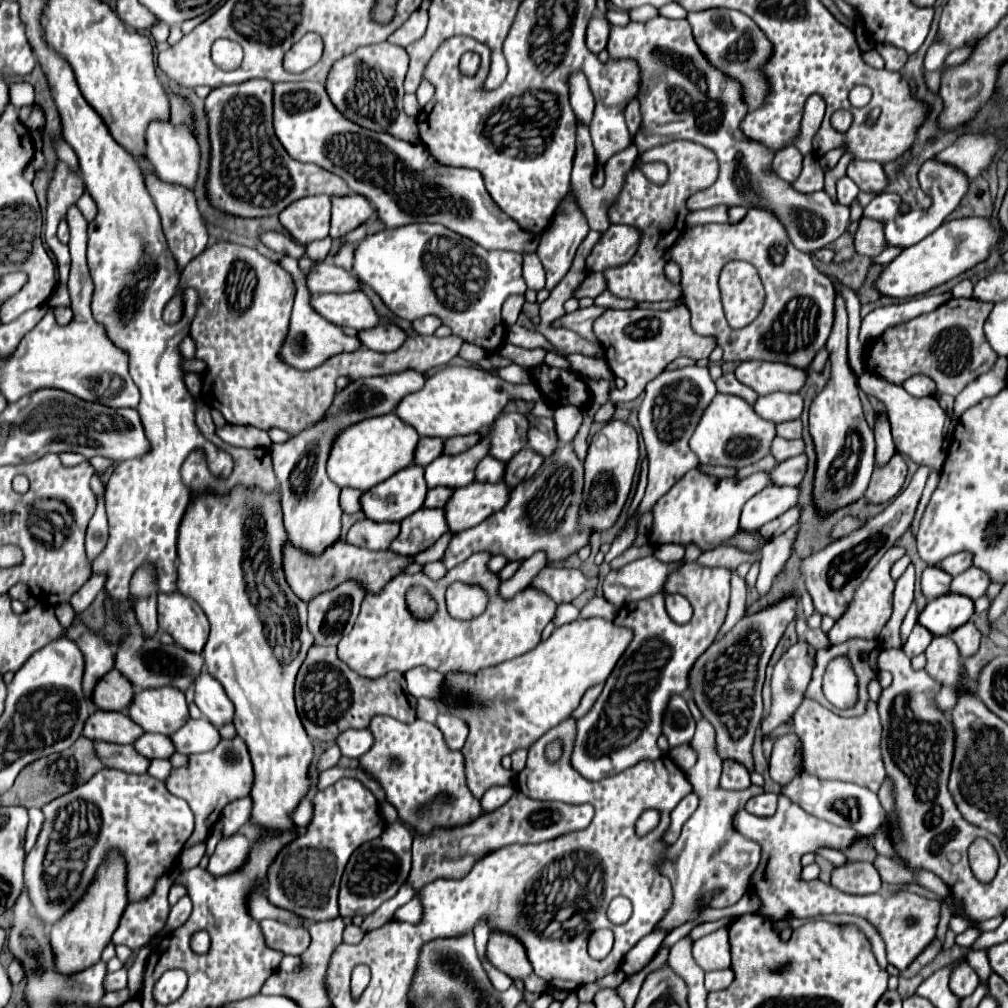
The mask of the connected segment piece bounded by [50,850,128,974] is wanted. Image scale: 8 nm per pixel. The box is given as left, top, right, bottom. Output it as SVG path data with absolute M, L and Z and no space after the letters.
M112 850L112 854L108 854L104 860L104 866L96 870L96 882L88 886L88 894L84 894L84 898L80 898L80 902L72 906L72 910L68 910L68 914L64 914L56 926L52 926L50 944L56 956L56 968L62 974L82 972L100 960L102 950L112 938L112 930L116 930L118 920L128 904L124 874L124 858L120 858L118 850Z

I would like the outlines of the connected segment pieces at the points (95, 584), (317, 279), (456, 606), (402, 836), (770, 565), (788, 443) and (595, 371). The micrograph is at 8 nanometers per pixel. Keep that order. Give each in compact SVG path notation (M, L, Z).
M94 574L76 594L72 594L72 598L68 600L68 604L74 608L76 614L84 612L84 610L92 604L92 600L96 598L96 594L104 588L104 582L106 582L104 576L96 576L96 574Z
M322 262L312 266L312 270L306 274L306 286L310 294L322 294L322 292L350 292L360 290L358 278L346 270L340 270L334 264Z
M456 582L446 592L446 604L448 604L448 612L454 618L470 620L470 618L476 618L476 614L480 614L480 610L486 608L488 596L478 586Z
M388 824L384 834L372 842L362 844L352 858L348 860L348 866L342 876L340 884L340 896L338 896L338 906L340 906L340 916L368 916L372 914L382 902L390 900L396 896L398 888L406 882L410 864L412 864L412 834L400 824Z
M792 526L788 532L780 534L778 538L764 544L762 562L760 562L760 574L758 574L758 582L756 582L758 594L766 594L770 590L774 576L778 574L778 570L790 558L794 536L796 536L796 526Z
M774 438L772 440L770 454L776 458L776 462L798 456L802 452L804 452L804 442L802 440L786 440L786 438Z
M568 354L564 358L568 360L570 368L576 370L576 372L580 372L582 376L592 376L596 380L598 378L610 378L610 380L614 380L614 376L612 376L606 360L594 360L594 358L582 356L582 354Z

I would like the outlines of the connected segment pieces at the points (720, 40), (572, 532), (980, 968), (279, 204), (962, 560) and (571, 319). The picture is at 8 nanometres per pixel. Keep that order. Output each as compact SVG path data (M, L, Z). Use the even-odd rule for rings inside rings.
M718 8L718 10L704 10L698 14L690 12L688 22L692 26L696 44L700 46L700 50L704 50L708 62L712 62L712 66L716 66L716 70L720 70L722 74L728 74L730 78L736 78L736 82L740 82L748 108L760 108L768 92L768 86L760 76L764 64L770 58L770 42L762 34L762 30L754 24L754 20L742 12Z
M562 444L554 450L552 456L544 460L540 470L520 486L512 488L508 506L498 510L484 522L474 528L462 530L452 536L444 564L454 568L456 564L468 560L476 552L488 552L492 556L504 556L508 562L528 560L536 552L546 554L546 562L562 562L572 554L578 554L580 548L590 544L592 530L582 530L580 510L584 506L584 464L574 454L572 444Z
M974 950L974 952L968 952L968 964L976 970L978 978L980 978L980 984L988 982L990 974L992 974L992 968L990 968L990 962L986 958L986 950Z
M248 80L214 88L206 98L206 114L212 140L208 196L214 208L234 216L258 218L280 214L286 206L304 196L350 194L338 176L288 156L272 128L272 82Z
M958 552L958 554L952 554L952 556L948 556L948 558L944 558L940 564L936 564L938 568L942 568L942 570L948 570L948 574L950 576L956 576L956 574L960 574L960 572L964 572L964 570L968 570L970 566L972 566L972 554L968 554L968 552Z
M590 306L590 308L580 308L572 314L566 314L564 318L560 318L560 322L556 322L556 326L566 326L574 332L578 332L580 336L584 336L586 340L596 340L594 332L592 332L592 322L604 312L606 308L600 306Z

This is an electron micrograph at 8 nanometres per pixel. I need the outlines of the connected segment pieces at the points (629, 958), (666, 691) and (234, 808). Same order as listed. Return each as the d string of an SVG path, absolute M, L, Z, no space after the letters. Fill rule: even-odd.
M654 930L654 932L650 932L648 936L644 936L644 938L626 954L626 958L624 958L624 962L622 962L622 970L624 970L628 976L638 974L640 970L644 970L644 968L652 962L652 958L656 956L656 952L658 952L658 948L662 946L662 942L664 942L666 936L668 936L666 930Z
M698 562L684 564L680 570L674 570L668 574L668 582L664 586L664 592L654 594L652 598L644 598L640 602L622 606L616 616L618 626L628 626L634 630L634 640L618 660L614 672L606 680L606 686L596 700L594 708L576 722L576 738L574 738L574 750L570 764L574 770L584 776L586 780L602 780L606 776L614 776L618 772L624 772L632 766L636 766L642 760L656 760L662 756L658 752L656 740L662 734L662 712L670 700L672 694L682 694L688 688L688 672L696 658L714 642L716 634L720 632L720 626L724 624L726 612L728 612L728 598L730 598L730 570L728 568L708 568L700 566ZM666 594L682 594L688 598L688 602L694 608L692 620L688 624L676 624L668 614L664 606Z
M250 796L234 800L232 804L228 804L224 808L224 814L222 814L224 836L236 834L238 828L250 820L250 812L252 812L252 798Z

